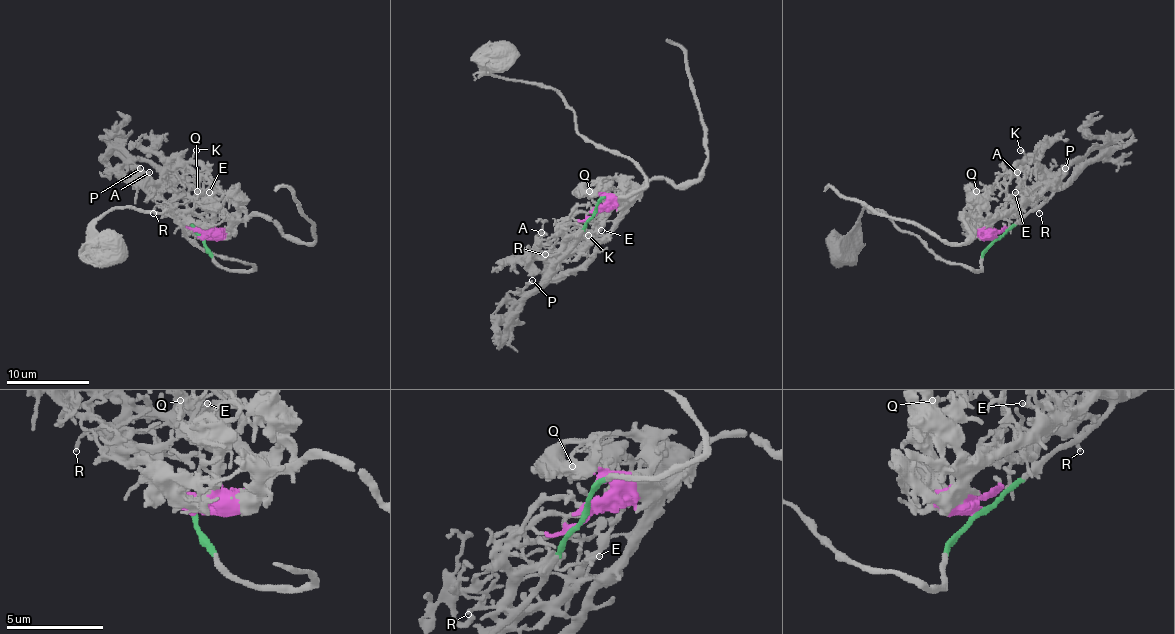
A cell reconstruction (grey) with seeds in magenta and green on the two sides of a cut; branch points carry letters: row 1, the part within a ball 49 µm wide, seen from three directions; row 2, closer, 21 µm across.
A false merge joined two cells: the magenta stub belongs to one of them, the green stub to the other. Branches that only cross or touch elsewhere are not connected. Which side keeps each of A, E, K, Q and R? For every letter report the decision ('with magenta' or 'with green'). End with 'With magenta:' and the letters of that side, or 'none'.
A: with green
E: with green
K: with green
Q: with magenta
R: with green
With magenta: Q

